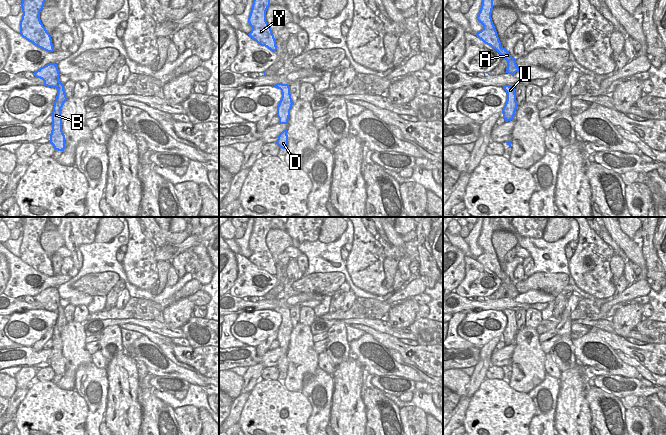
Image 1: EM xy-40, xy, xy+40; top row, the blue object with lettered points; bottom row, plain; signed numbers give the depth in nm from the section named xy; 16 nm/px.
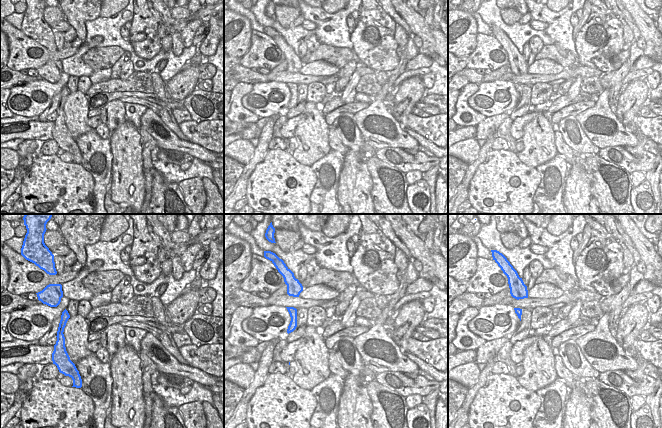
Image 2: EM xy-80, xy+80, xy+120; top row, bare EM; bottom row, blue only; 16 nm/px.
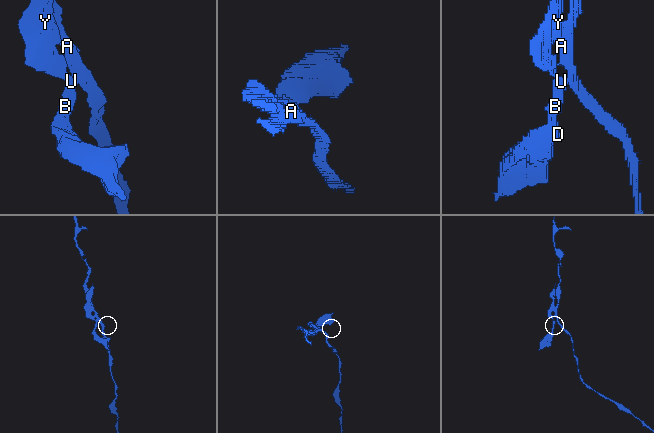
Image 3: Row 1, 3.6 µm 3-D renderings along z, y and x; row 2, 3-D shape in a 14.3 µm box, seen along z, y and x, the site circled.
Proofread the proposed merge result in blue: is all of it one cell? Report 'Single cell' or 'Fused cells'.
Fused cells

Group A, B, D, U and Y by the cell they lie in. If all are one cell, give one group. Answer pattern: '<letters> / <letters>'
A / B D U Y

